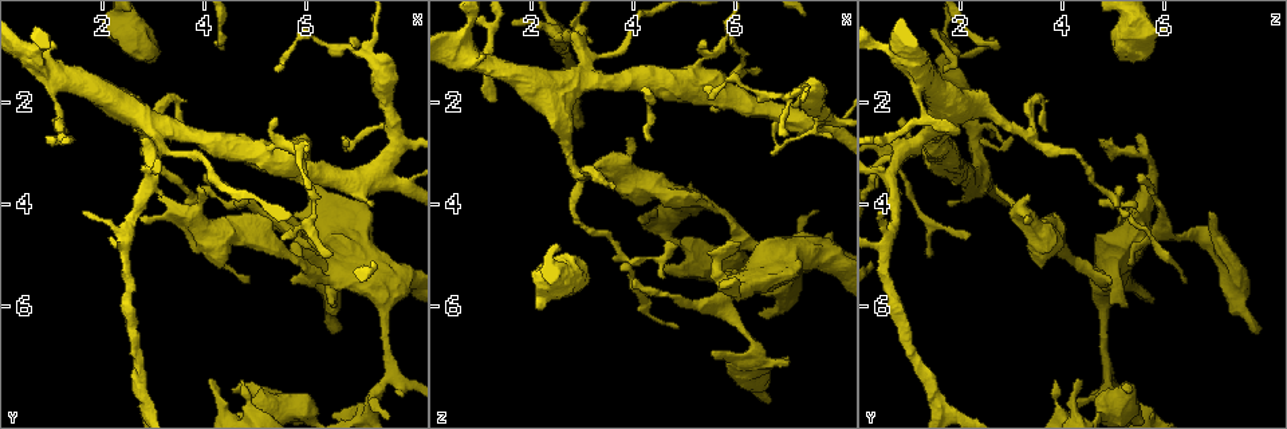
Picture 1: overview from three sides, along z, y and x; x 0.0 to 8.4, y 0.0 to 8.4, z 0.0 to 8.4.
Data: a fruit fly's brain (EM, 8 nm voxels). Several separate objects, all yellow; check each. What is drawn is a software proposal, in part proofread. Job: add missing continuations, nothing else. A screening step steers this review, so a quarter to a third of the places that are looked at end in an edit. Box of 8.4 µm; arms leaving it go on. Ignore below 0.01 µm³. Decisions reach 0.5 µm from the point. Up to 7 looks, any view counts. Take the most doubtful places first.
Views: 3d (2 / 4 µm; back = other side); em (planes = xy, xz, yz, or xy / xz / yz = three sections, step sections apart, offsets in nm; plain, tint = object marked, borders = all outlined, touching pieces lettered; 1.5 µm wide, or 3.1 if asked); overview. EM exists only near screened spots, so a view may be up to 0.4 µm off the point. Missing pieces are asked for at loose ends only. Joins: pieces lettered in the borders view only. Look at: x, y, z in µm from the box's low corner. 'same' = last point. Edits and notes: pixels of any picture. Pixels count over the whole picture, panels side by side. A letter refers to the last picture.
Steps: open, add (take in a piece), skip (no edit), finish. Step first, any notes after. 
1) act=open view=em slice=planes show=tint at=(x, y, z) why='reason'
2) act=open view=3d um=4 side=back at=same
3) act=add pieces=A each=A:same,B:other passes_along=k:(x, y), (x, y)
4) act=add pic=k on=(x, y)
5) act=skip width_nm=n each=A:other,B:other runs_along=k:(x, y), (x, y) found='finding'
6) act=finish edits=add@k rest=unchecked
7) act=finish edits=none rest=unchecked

act=open view=em slice=planes show=borders at=(6.05, 2.80, 4.70) why='branch stops here'

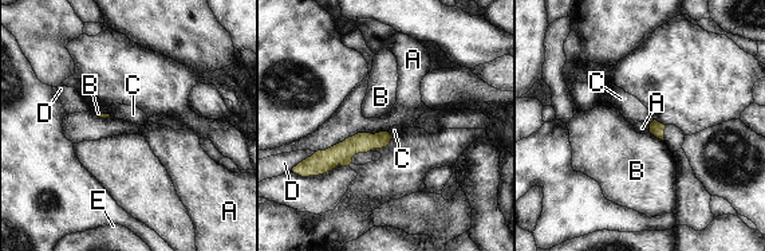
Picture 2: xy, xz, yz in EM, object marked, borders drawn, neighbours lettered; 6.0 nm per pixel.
act=skip each=A:other,B:other,C:other,D:other,E:other runs_along=2:(387, 137), (314, 159) found='none of them fits'

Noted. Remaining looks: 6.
act=open view=em slice=planes show=borders at=(5.50, 2.35, 0.95) why='thin end'

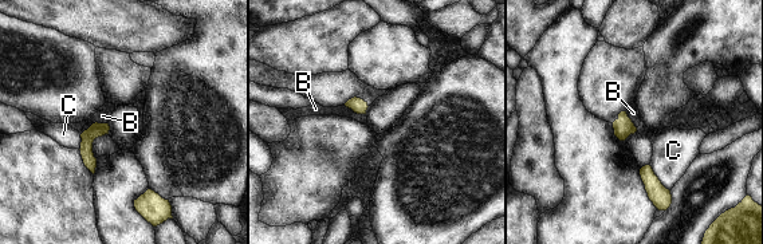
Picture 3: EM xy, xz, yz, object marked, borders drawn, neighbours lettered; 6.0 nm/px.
act=skip width_nm=80 each=B:other,C:other border=3:(343, 105), (365, 114) found='none of them fits'

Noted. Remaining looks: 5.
act=open view=em slice=xz step=8 show=tint at=(3.15, 1.00, 5.50) why='stops while still wide'

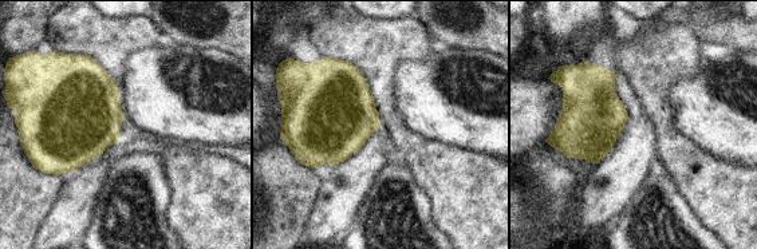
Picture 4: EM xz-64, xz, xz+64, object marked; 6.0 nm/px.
act=open view=em slice=planes show=borders at=same why='cut it another way'

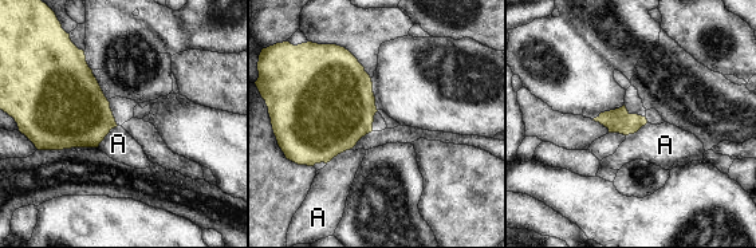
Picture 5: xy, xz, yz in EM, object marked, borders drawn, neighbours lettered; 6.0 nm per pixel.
act=skip each=A:other border=5:(118, 125), (97, 146) found='none of them fits'

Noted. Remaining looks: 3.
act=finish edits=none rest=unchecked

